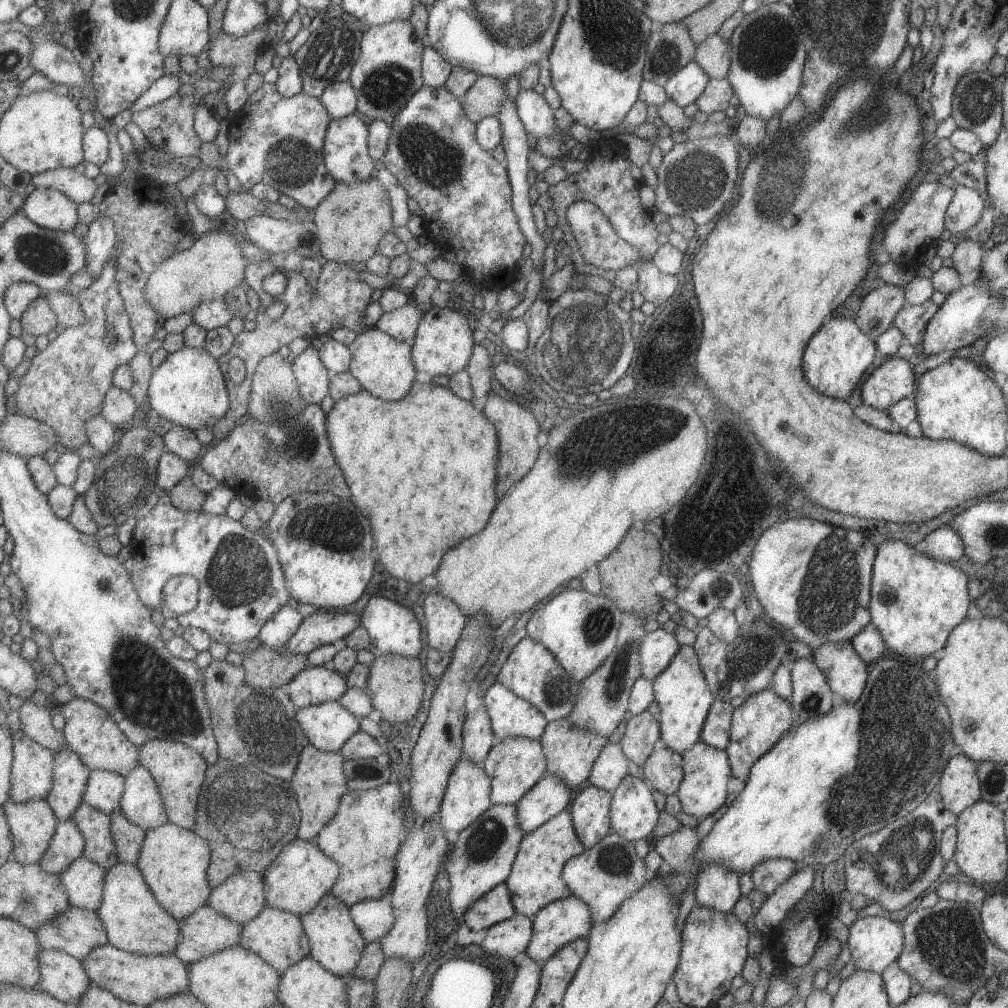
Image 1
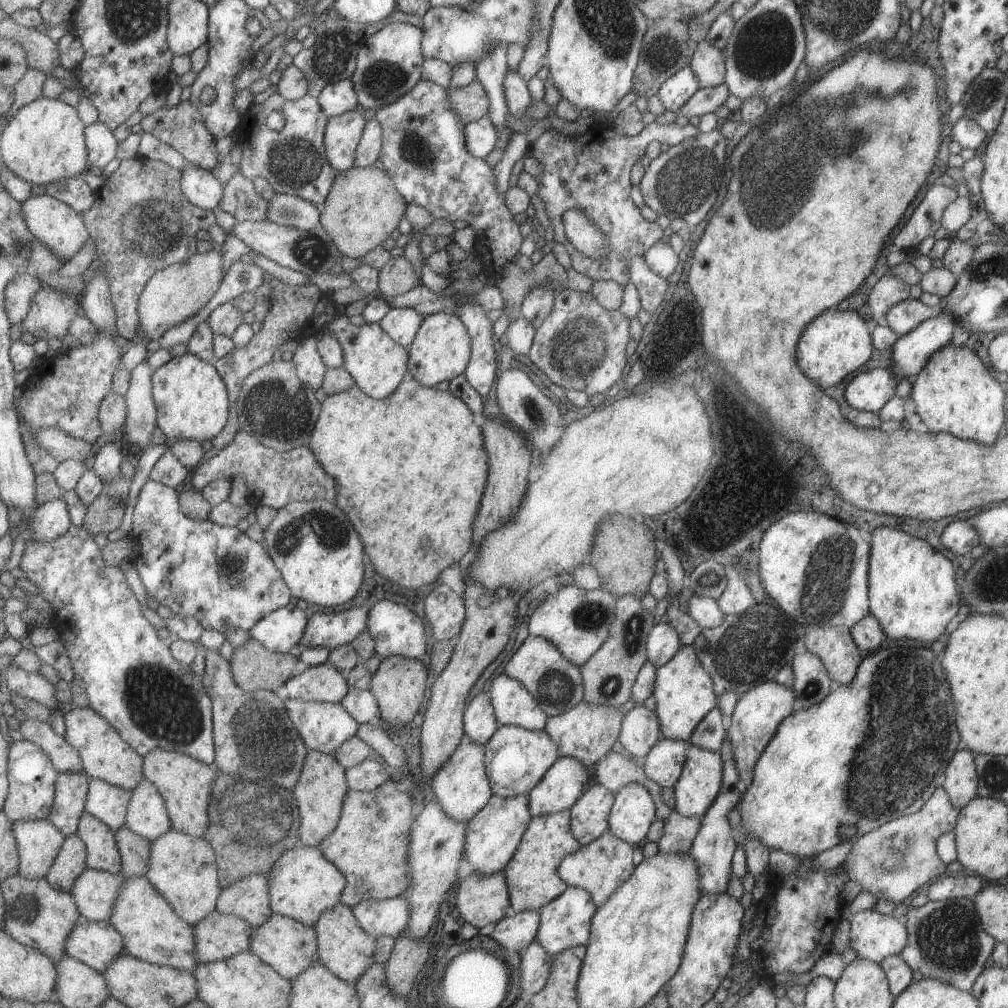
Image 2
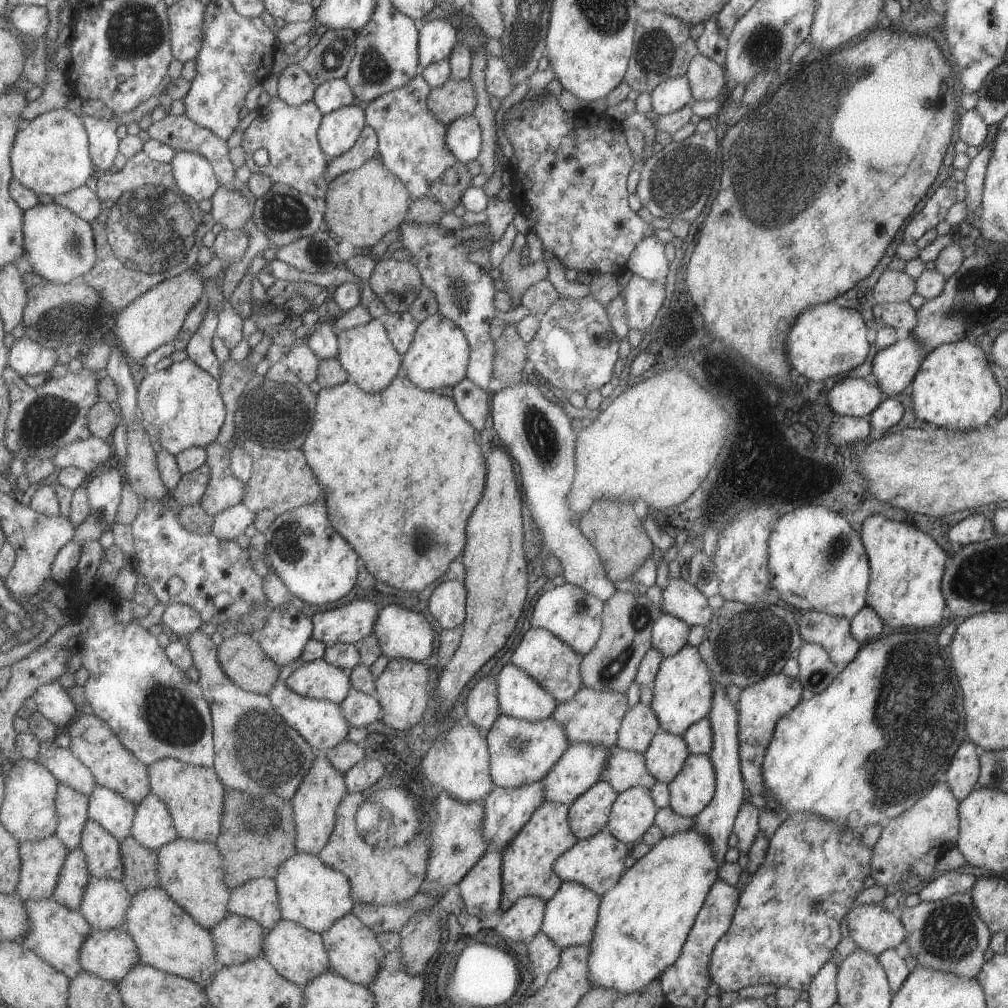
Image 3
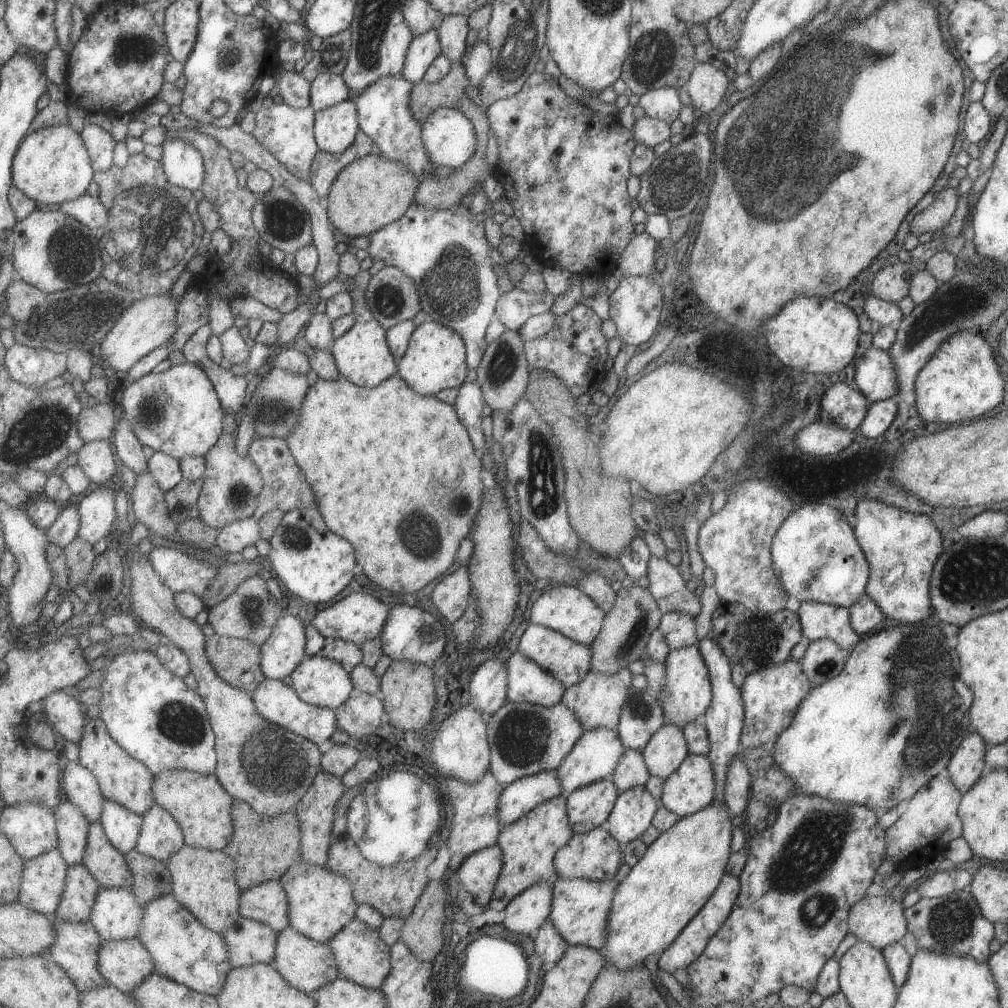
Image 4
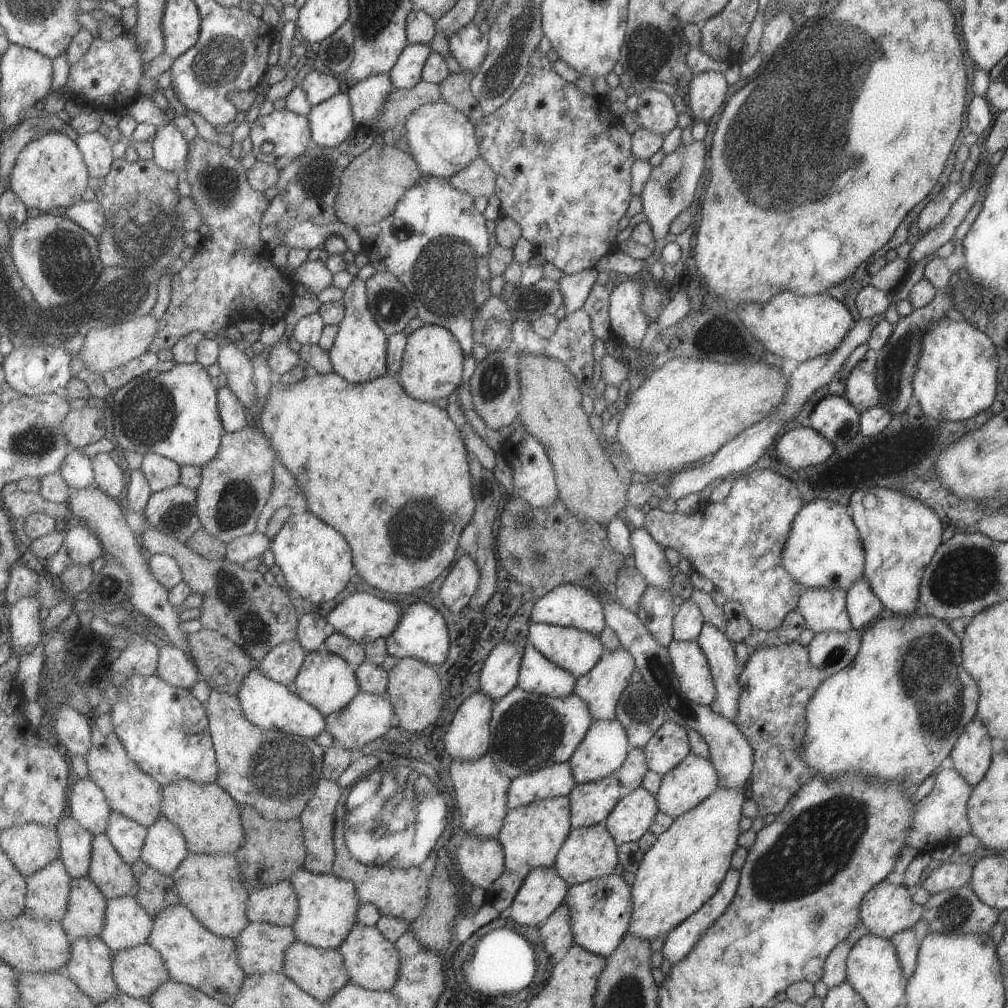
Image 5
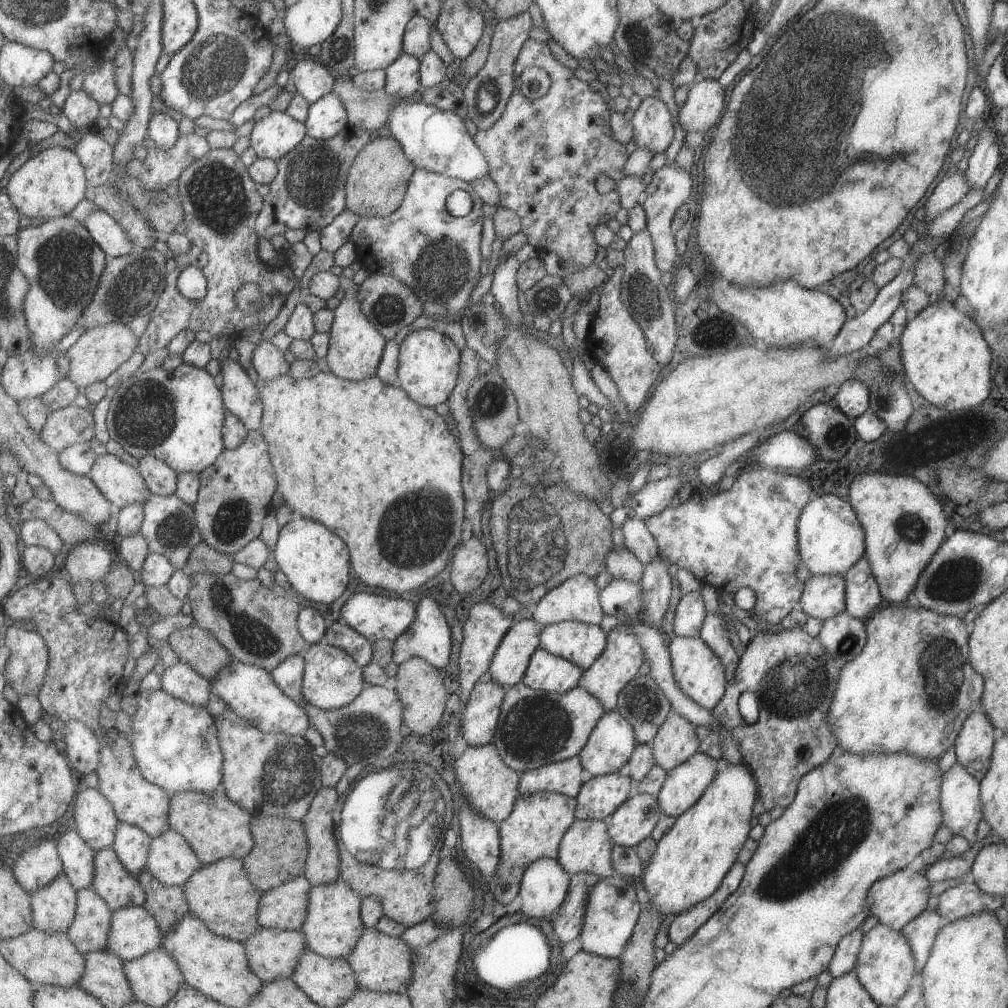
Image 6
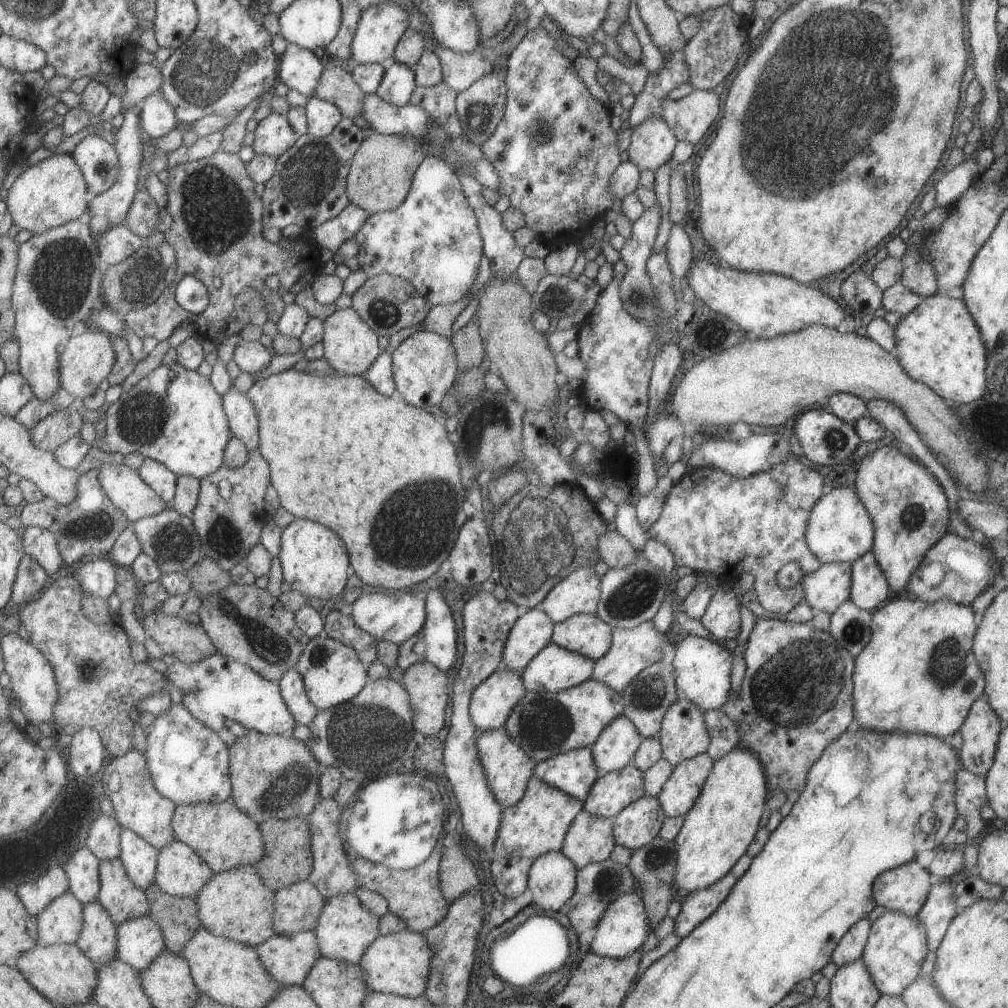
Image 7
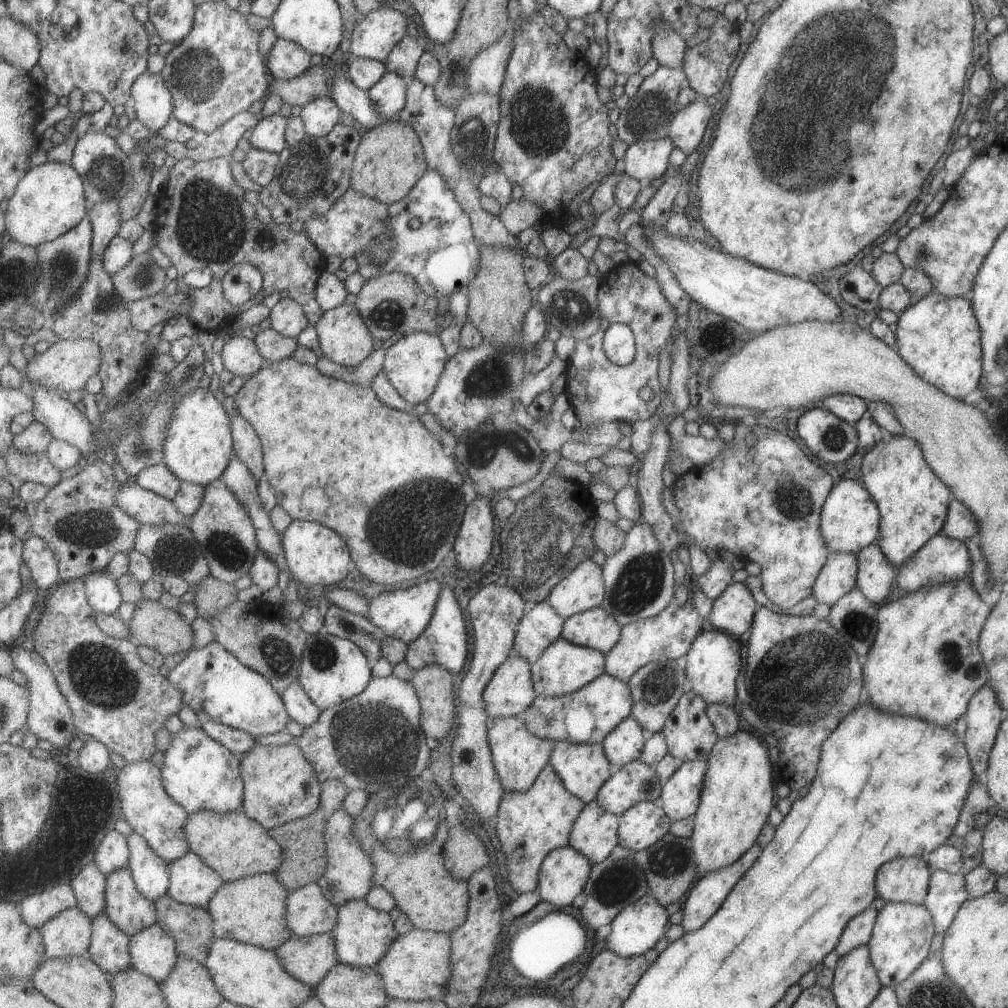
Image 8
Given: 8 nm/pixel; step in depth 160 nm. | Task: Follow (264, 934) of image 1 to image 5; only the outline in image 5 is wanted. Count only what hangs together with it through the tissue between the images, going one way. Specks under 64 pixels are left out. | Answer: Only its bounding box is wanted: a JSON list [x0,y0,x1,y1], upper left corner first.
[284,941,352,1003]

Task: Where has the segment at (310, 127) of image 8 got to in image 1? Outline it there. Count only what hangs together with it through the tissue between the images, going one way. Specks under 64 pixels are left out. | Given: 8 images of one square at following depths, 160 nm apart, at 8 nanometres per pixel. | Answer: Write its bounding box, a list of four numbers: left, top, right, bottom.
[324,114,376,184]

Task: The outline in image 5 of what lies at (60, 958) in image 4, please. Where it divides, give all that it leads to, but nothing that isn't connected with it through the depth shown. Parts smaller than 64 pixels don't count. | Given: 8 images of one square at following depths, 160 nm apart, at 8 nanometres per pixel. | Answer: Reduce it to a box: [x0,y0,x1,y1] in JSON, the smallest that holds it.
[59,937,123,1005]

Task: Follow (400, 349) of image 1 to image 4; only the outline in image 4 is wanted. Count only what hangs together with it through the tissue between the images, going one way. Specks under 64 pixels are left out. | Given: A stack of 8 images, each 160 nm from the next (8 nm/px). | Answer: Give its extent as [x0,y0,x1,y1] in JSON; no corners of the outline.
[329,270,398,389]

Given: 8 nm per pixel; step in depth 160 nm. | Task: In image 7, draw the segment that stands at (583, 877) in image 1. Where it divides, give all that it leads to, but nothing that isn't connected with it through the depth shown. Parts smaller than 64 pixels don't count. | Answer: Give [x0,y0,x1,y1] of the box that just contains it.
[560,809,616,869]

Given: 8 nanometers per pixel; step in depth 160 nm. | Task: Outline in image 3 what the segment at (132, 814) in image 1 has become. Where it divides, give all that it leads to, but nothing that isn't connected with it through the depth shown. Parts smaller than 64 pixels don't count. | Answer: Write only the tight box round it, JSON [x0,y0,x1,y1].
[132,792,181,851]

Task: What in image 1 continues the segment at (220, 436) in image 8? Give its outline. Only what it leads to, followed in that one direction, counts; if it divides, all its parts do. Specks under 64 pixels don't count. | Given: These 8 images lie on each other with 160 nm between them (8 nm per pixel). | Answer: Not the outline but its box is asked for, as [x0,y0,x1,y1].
[150,346,230,431]

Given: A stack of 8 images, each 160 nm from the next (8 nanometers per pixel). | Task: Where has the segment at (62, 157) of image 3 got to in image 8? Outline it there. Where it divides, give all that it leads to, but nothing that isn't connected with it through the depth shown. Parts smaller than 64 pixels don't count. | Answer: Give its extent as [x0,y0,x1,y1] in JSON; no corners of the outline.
[6,160,90,247]

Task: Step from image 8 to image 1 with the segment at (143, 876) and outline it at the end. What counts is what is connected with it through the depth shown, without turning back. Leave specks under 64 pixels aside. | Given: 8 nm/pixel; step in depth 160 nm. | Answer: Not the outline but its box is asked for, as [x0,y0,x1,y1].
[84,770,126,815]

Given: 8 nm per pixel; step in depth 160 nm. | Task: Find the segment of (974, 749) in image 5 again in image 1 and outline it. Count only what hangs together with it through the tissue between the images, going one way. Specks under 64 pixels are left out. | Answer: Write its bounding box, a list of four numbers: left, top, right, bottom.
[937,753,980,816]

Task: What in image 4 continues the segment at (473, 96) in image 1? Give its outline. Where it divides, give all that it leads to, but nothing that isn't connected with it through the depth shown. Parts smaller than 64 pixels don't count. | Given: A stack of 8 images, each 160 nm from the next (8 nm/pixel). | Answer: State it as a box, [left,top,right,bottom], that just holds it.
[410,61,471,123]

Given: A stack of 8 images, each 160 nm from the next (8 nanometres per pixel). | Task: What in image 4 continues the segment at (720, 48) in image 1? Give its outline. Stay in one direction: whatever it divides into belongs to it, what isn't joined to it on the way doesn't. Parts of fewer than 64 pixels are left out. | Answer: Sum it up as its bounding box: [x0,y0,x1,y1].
[683,63,731,114]

